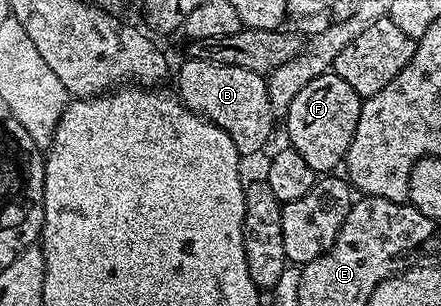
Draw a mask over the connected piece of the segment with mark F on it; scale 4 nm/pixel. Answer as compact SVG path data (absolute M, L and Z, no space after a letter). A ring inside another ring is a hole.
M332 71L311 79L311 83L291 99L289 112L283 117L285 129L289 132L288 144L303 155L307 167L311 167L314 173L332 174L336 170L333 168L344 162L351 139L355 139L355 127L359 127L362 100L355 87L349 86Z

